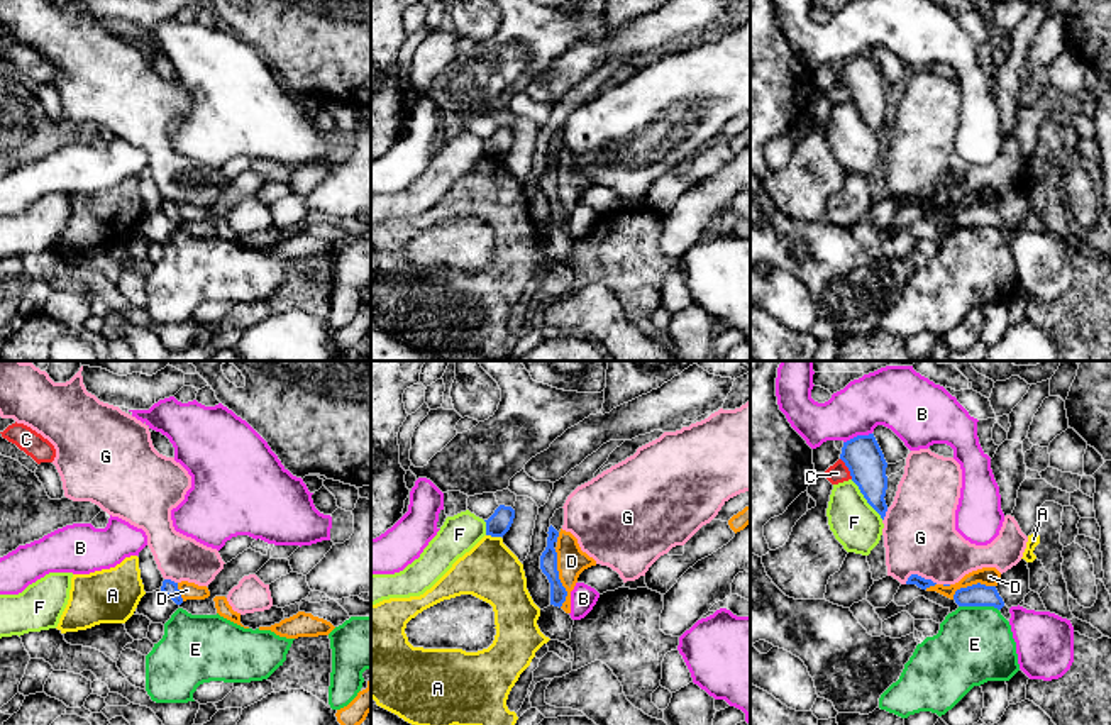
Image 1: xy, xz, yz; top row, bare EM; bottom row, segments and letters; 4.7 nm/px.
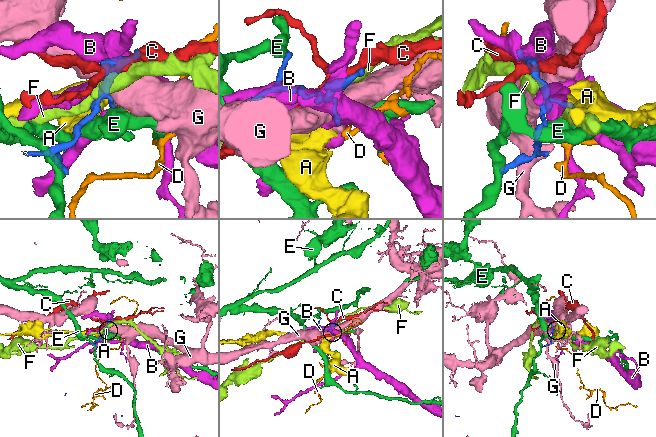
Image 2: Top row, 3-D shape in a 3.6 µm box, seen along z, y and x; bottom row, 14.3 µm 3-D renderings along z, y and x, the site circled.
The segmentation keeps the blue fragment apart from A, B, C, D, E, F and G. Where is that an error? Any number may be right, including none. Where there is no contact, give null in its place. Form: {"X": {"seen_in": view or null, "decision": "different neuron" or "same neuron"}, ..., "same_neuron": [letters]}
{"A": {"seen_in": "xz", "decision": "different neuron"}, "B": {"seen_in": "yz", "decision": "different neuron"}, "C": {"seen_in": "yz", "decision": "different neuron"}, "D": {"seen_in": "xz", "decision": "different neuron"}, "E": {"seen_in": "yz", "decision": "different neuron"}, "F": {"seen_in": "yz", "decision": "different neuron"}, "G": {"seen_in": "yz", "decision": "different neuron"}, "same_neuron": []}

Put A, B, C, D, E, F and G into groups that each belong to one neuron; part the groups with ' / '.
A / B / C / D / E / F / G

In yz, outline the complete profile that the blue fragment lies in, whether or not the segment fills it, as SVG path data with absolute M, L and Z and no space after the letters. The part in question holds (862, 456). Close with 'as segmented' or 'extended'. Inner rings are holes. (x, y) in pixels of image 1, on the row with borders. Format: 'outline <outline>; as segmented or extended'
outline M874 434L857 435L843 442L840 459L848 468L852 481L859 486L867 503L884 520L887 512L884 500L887 490L887 462Z; as segmented

